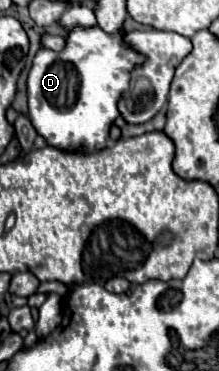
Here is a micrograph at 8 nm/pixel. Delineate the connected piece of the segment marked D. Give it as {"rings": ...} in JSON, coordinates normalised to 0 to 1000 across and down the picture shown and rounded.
{"rings":[[[352,67],[306,89],[279,137],[169,137],[123,202],[123,278],[132,321],[224,396],[315,412],[479,402],[498,348],[543,315],[534,278],[589,240],[598,191],[662,170],[662,148],[562,111],[571,89],[571,78],[479,89],[452,67]]]}

